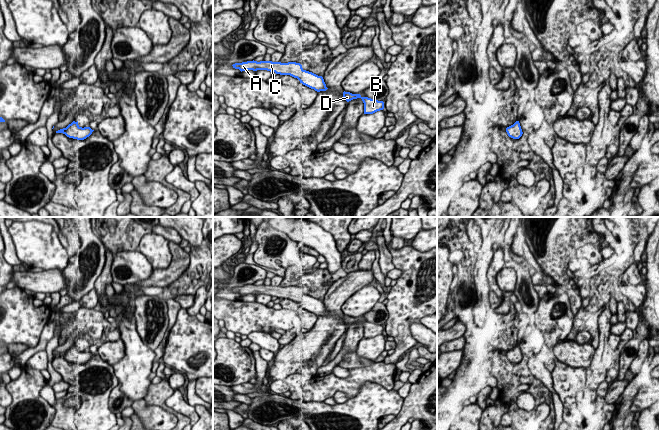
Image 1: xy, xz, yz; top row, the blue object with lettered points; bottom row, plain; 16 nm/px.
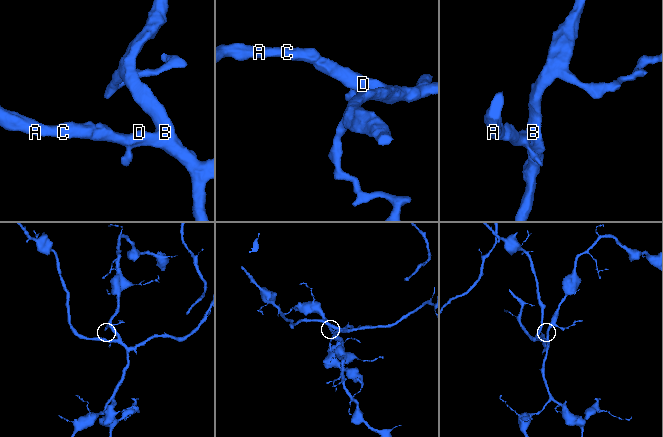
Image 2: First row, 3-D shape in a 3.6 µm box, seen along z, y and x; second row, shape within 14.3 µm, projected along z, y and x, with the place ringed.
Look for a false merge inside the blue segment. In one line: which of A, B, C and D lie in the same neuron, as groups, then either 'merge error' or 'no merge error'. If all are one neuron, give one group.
A B C D; no merge error

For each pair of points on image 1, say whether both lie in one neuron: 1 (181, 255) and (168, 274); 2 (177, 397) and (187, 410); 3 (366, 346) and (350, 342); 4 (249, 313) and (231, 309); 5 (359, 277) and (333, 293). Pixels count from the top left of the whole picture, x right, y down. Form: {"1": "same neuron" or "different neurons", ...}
{"1": "same neuron", "2": "same neuron", "3": "different neurons", "4": "same neuron", "5": "same neuron"}

